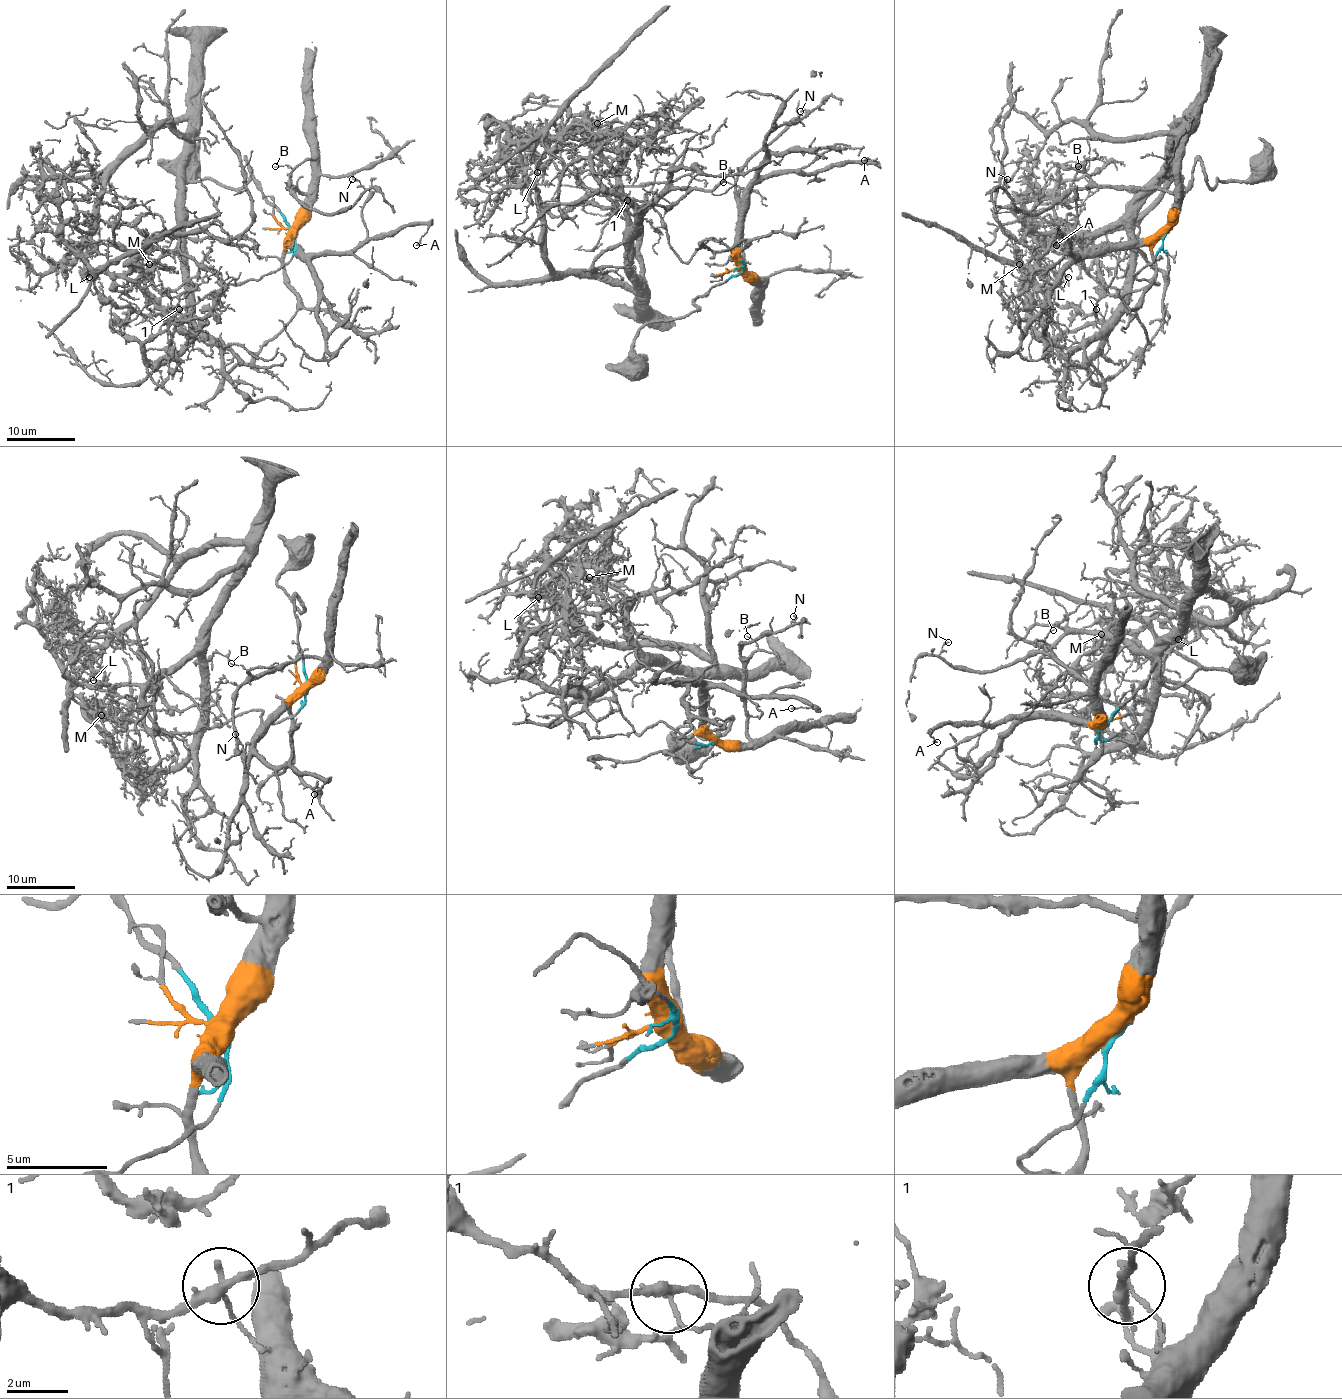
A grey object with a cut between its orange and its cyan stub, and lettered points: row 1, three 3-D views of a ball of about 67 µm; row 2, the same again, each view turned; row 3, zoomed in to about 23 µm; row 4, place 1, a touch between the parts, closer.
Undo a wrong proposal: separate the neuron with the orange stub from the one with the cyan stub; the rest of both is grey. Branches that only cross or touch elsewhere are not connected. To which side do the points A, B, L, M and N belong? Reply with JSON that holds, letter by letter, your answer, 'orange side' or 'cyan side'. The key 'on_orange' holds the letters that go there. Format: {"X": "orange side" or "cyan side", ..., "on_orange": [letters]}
{"A": "orange side", "B": "orange side", "L": "cyan side", "M": "cyan side", "N": "orange side", "on_orange": ["A", "B", "N"]}

